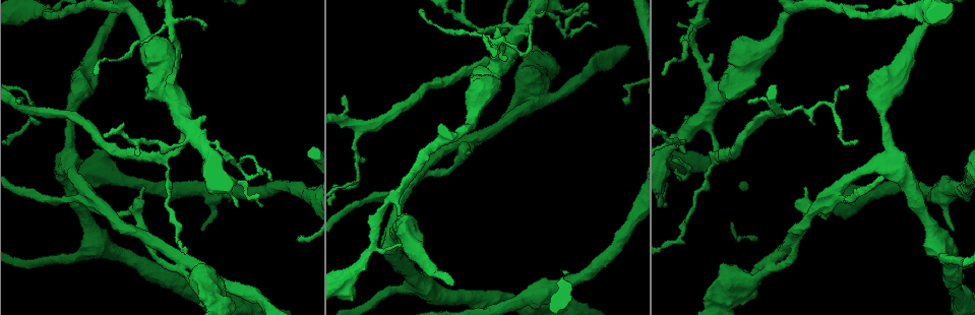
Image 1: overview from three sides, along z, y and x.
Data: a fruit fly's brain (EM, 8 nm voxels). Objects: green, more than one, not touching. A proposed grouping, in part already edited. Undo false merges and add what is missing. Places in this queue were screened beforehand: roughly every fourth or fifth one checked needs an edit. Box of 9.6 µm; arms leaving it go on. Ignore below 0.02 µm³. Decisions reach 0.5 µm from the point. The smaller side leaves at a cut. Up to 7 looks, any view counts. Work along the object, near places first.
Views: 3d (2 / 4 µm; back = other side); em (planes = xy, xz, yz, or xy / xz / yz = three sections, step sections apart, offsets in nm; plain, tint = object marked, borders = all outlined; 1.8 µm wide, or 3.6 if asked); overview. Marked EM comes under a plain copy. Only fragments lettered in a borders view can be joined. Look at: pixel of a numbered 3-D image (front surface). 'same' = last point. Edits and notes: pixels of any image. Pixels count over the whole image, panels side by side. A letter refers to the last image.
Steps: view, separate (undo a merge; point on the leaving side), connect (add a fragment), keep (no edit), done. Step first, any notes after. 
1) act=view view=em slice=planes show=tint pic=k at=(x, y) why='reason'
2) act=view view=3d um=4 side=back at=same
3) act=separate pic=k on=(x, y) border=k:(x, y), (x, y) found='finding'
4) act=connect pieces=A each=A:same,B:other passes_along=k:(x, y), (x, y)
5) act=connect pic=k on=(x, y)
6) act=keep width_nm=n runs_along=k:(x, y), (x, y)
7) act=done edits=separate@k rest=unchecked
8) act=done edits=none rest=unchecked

act=view view=3d um=4 pic=1 at=(693, 33) why='abrupt turn'

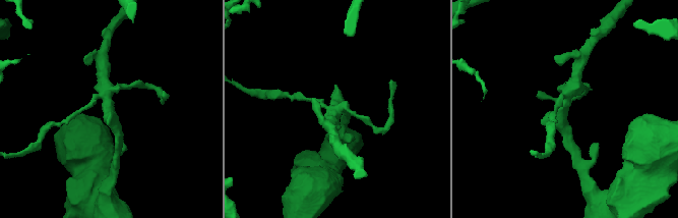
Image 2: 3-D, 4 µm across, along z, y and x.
act=view view=em slice=planes show=borders pic=2 at=(563, 108) why='shape alone is not enough'

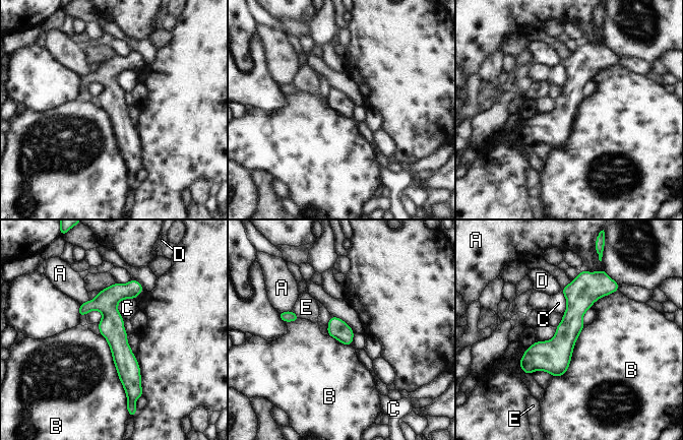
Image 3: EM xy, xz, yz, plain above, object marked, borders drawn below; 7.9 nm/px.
act=keep longest_contact=B:600nm each=A:other,B:other,C:other,D:other,E:other runs_along=3:(584, 274), (569, 329), (526, 370) found='one neuron here'

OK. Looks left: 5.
act=view view=3d um=4 side=back pic=1 at=(672, 140)

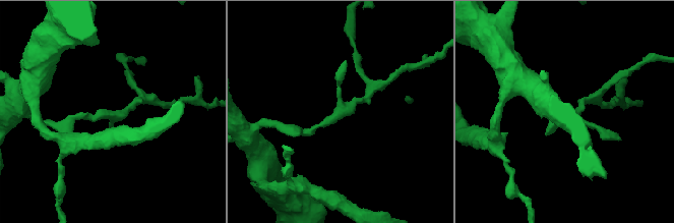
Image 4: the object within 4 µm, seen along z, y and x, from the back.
act=view view=em slice=planes show=borders pic=4 at=(115, 115)

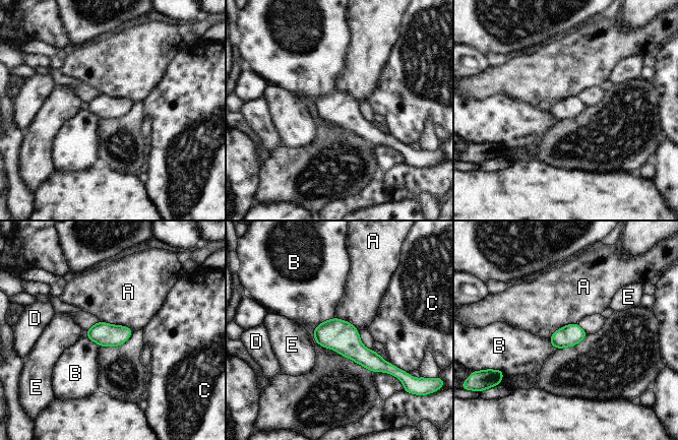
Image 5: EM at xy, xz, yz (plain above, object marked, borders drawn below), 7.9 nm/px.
act=keep width_nm=170 longest_contact=A:280nm each=A:other,B:other,C:other,D:other,E:other found='continuous, no second neuron'

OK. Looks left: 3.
act=view view=em slice=xy step=16 show=tint pic=1 at=(720, 94) why='branch point'

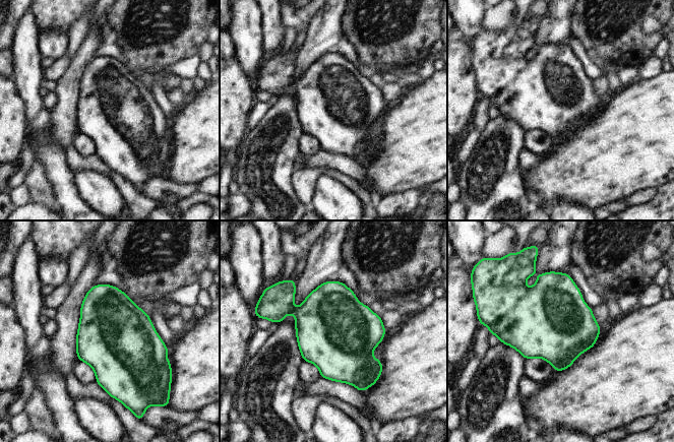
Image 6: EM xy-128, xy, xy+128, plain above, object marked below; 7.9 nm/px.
act=view view=em slice=planes show=borders at=same

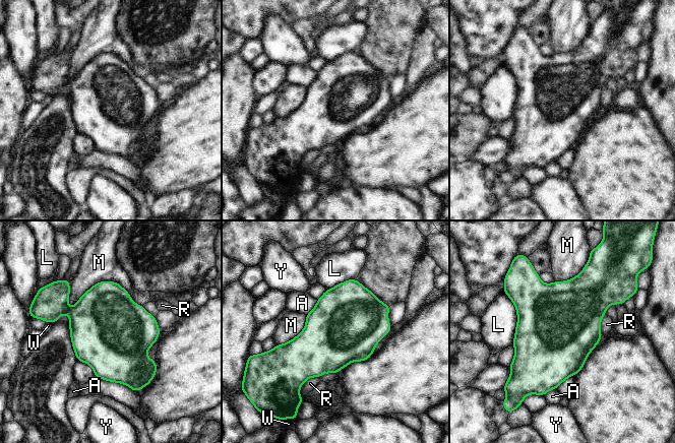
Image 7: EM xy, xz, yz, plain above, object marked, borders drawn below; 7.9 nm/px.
act=keep width_nm=600 each=A:other,L:other,M:other,R:other,W:other,Y:other border=7:(127, 292), (98, 281), (66, 306) found='one neuron here'

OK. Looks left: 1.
act=done edits=none rest=unchecked

